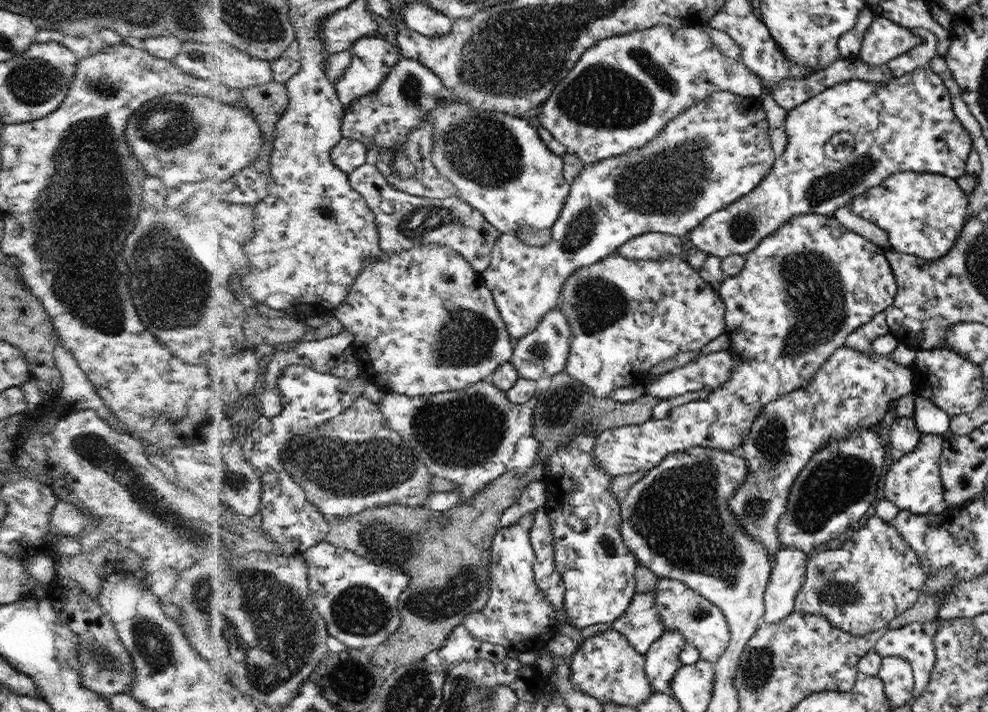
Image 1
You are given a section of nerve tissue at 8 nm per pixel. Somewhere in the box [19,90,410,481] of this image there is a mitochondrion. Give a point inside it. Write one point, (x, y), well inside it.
(90, 145)

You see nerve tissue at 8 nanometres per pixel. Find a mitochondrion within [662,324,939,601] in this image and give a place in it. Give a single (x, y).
(840, 480)

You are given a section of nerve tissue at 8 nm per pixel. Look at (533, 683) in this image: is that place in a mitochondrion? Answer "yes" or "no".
no

